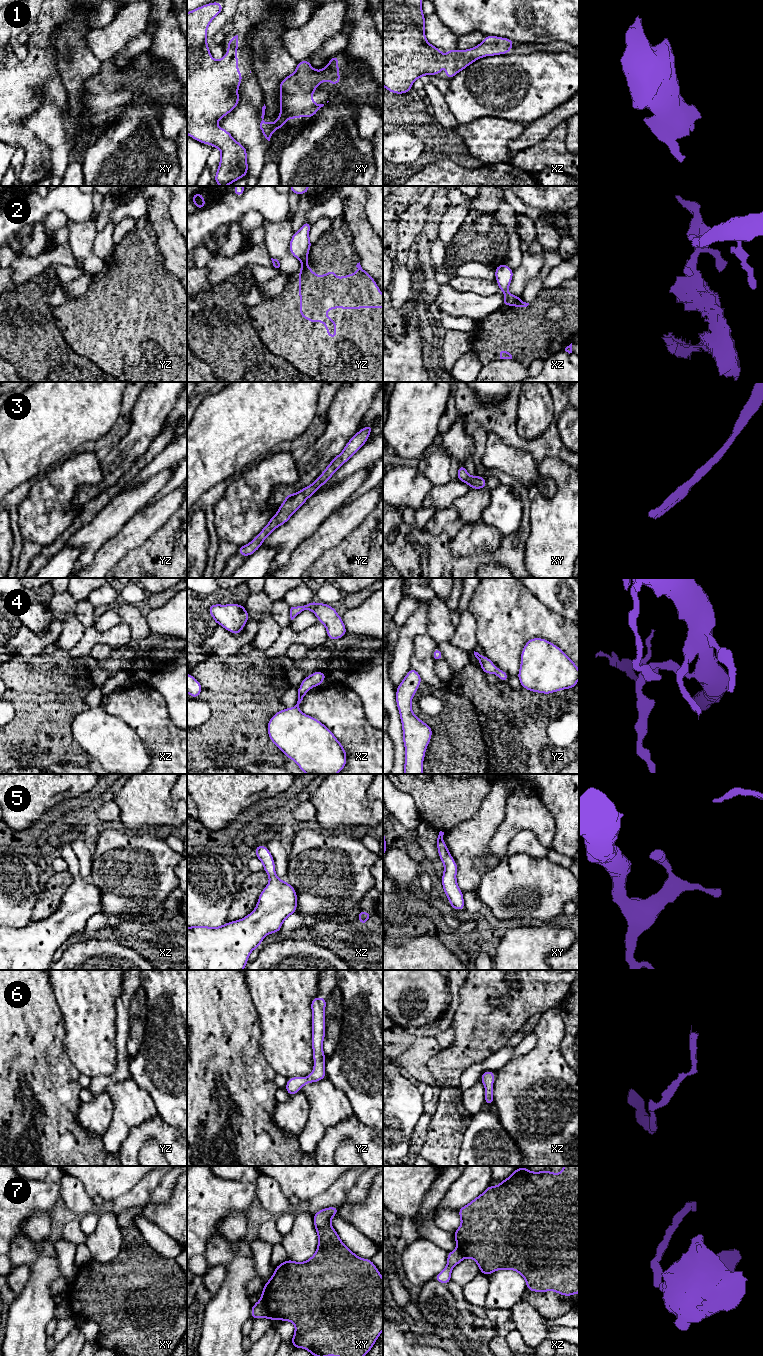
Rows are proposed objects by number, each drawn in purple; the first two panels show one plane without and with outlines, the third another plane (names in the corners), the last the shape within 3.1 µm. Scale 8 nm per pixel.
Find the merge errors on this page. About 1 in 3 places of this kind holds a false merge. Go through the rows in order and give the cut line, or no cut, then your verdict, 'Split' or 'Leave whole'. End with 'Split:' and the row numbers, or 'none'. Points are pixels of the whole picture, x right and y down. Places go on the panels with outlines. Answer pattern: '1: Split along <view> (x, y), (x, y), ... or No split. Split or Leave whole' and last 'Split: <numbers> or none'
1: No split. Leave whole
2: Split along xz (520, 300), (512, 305). Split
3: No split. Leave whole
4: No split. Leave whole
5: No split. Leave whole
6: No split. Leave whole
7: Split along xy (260, 1299), (265, 1306), (268, 1317). Split
Split: 2, 7

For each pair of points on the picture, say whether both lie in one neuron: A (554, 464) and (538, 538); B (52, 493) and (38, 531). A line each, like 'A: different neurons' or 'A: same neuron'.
A: same neuron
B: same neuron

